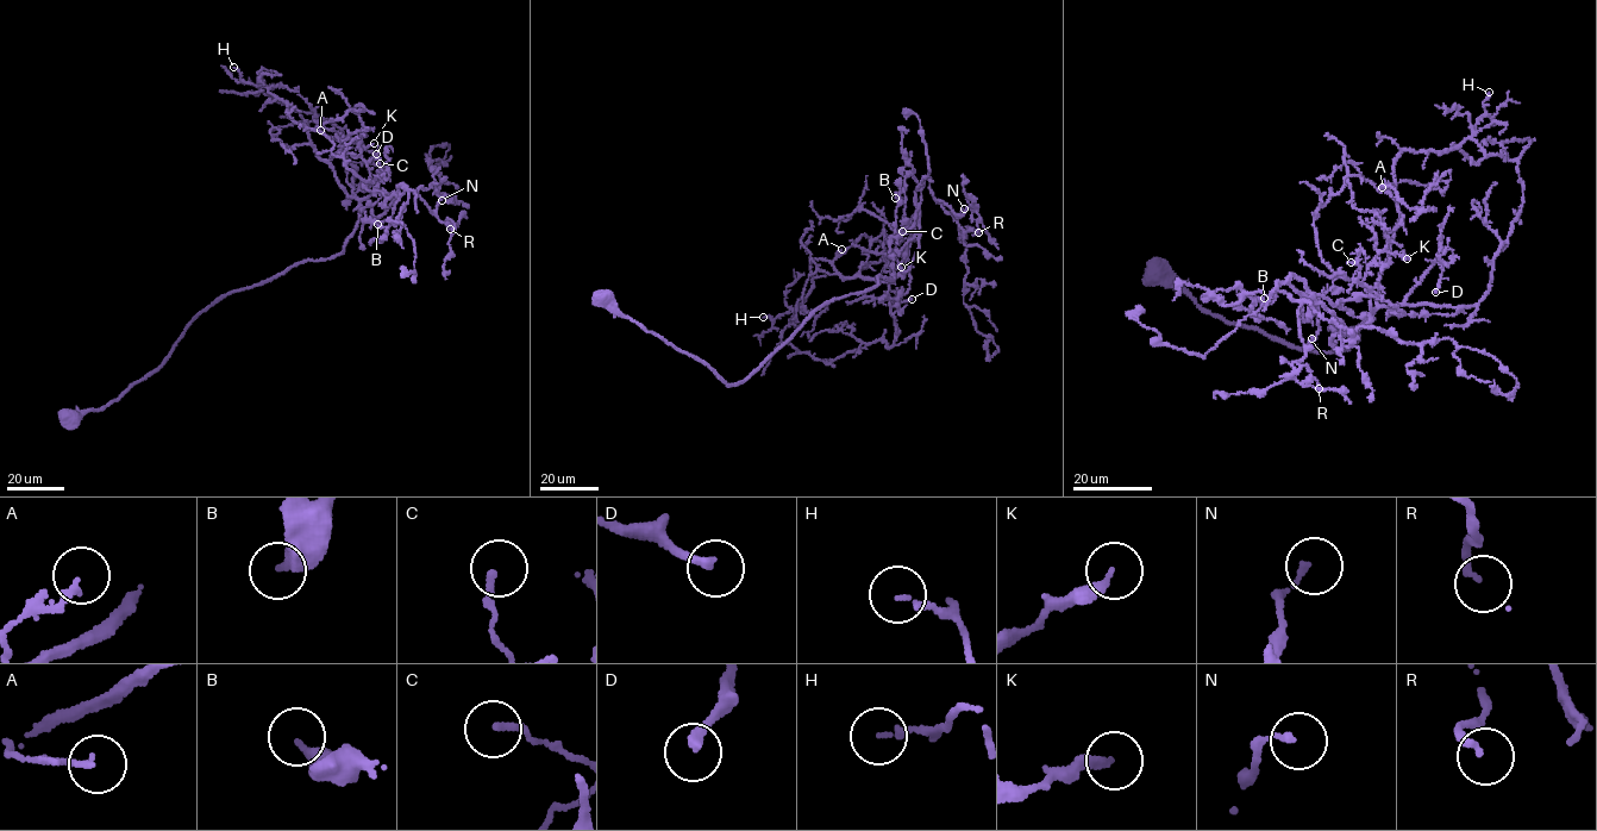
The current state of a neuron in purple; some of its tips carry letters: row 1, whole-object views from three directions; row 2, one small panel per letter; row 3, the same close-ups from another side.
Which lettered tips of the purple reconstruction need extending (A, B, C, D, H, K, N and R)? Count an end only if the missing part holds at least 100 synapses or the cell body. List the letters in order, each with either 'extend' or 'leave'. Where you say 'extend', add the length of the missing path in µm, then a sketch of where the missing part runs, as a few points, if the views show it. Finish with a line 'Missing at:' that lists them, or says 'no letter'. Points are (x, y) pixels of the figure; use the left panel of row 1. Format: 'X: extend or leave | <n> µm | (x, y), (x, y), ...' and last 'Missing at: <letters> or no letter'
A: leave
B: leave
C: leave
D: leave
H: leave
K: leave
N: leave
R: leave
Missing at: no letter

